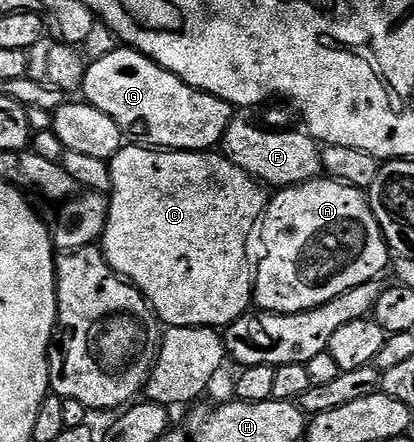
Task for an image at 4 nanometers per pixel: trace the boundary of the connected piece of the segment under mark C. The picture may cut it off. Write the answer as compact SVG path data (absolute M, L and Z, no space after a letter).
M135 144L121 146L118 153L108 162L108 180L110 193L108 200L108 219L104 224L102 249L104 259L115 274L126 282L132 283L140 295L152 307L152 313L165 327L170 326L210 326L227 328L231 322L249 313L254 302L254 270L248 266L248 233L257 229L263 219L266 205L266 190L255 178L251 178L242 168L225 158L220 152L197 152L194 150L158 150Z

